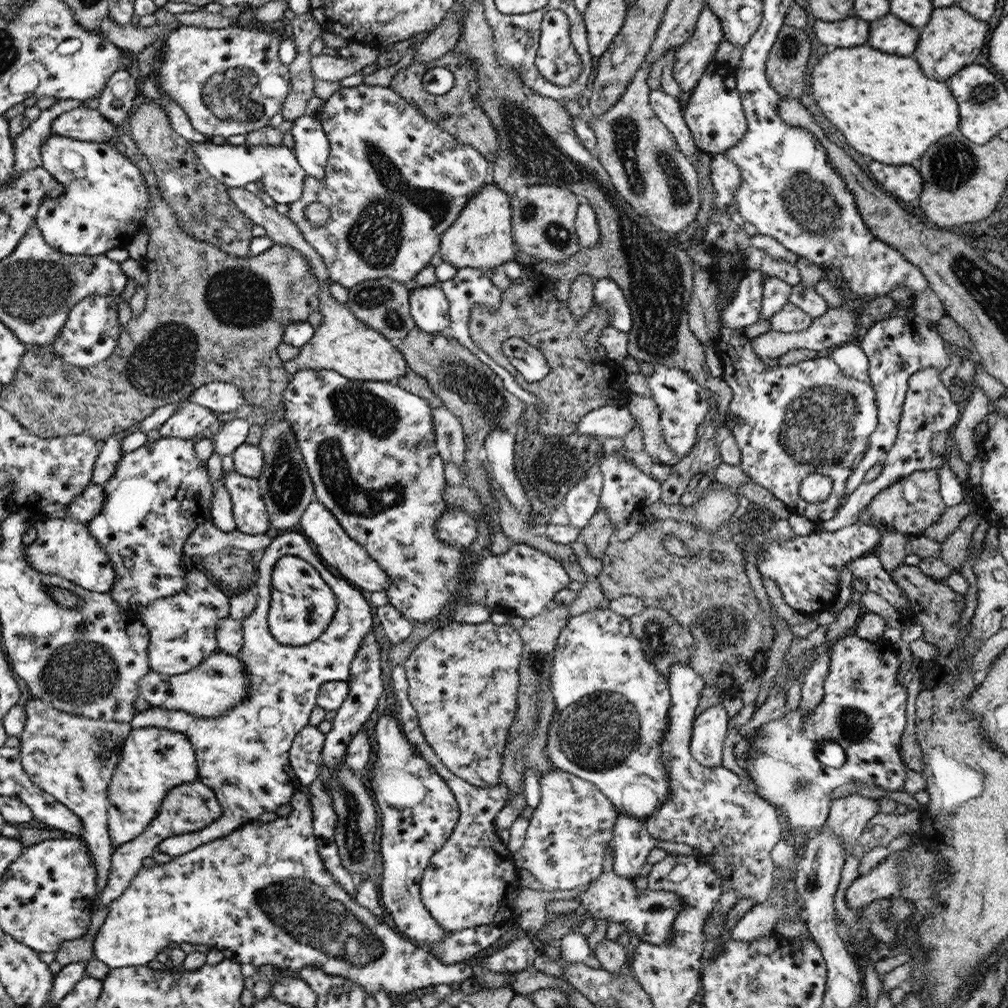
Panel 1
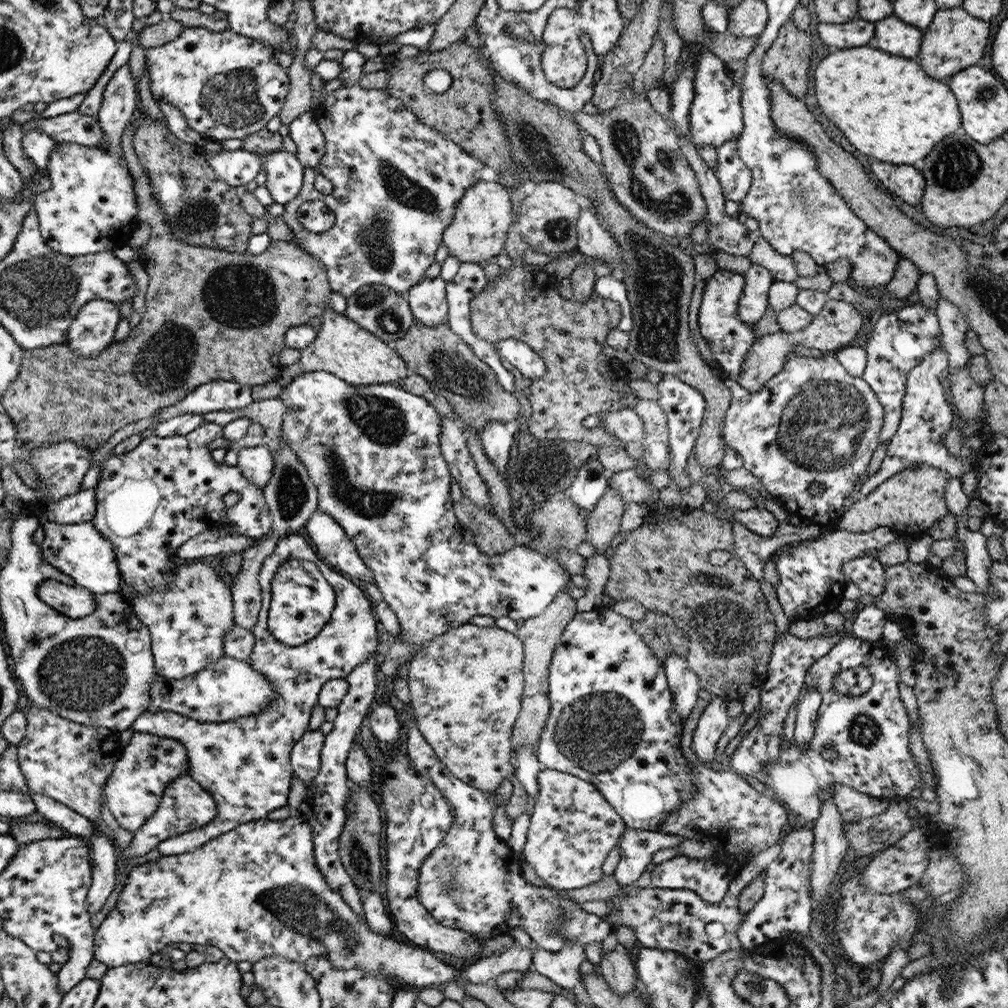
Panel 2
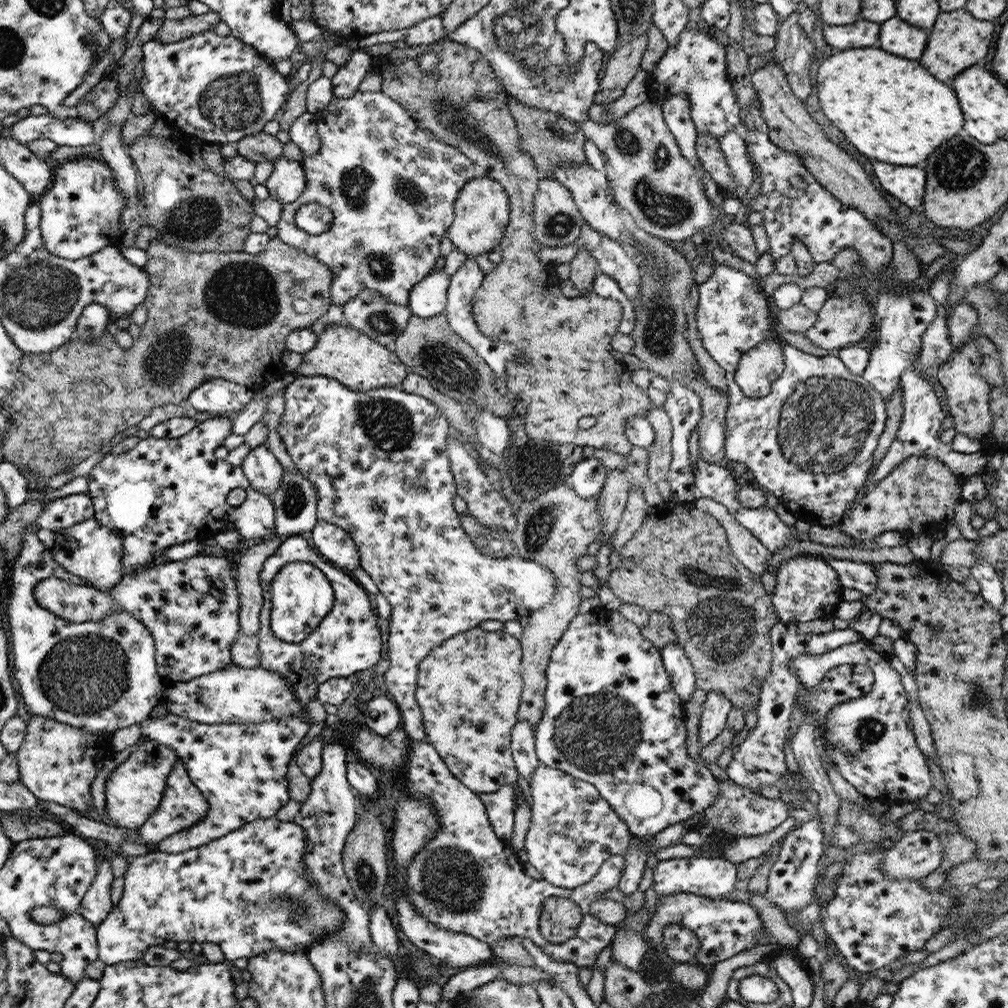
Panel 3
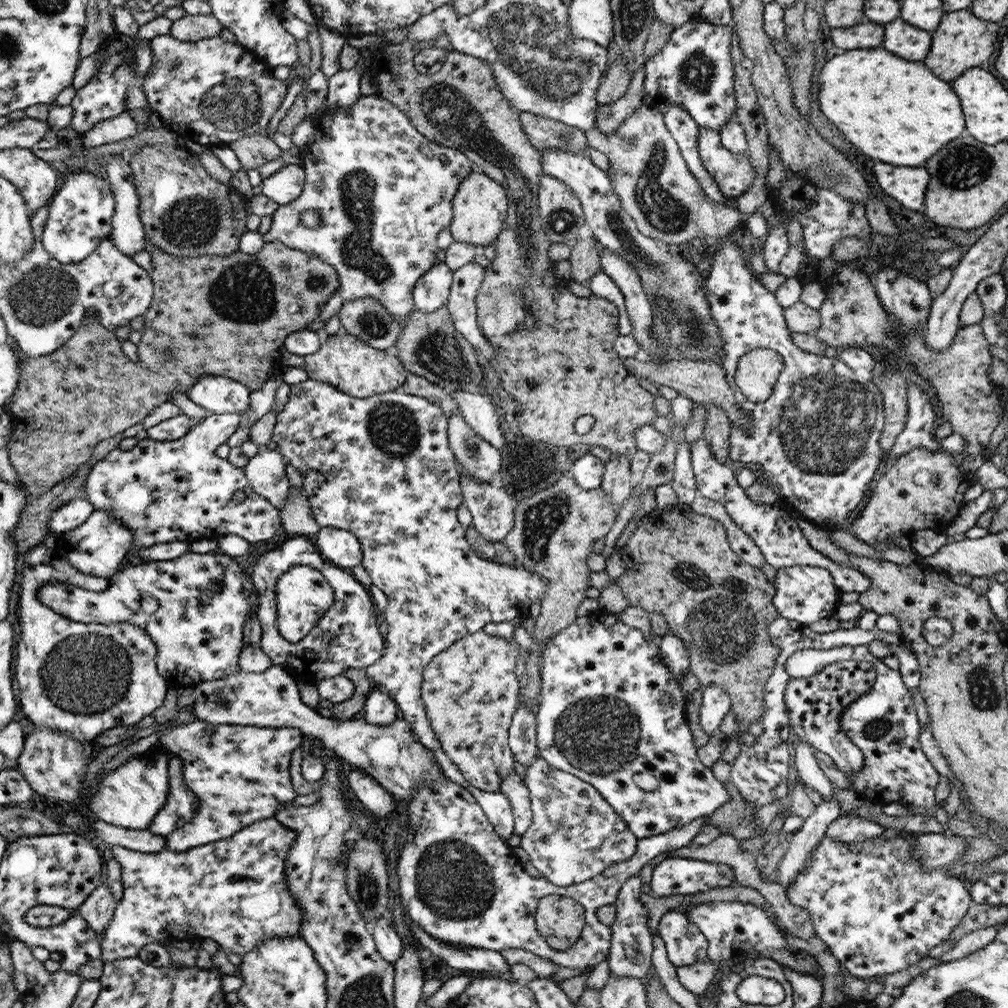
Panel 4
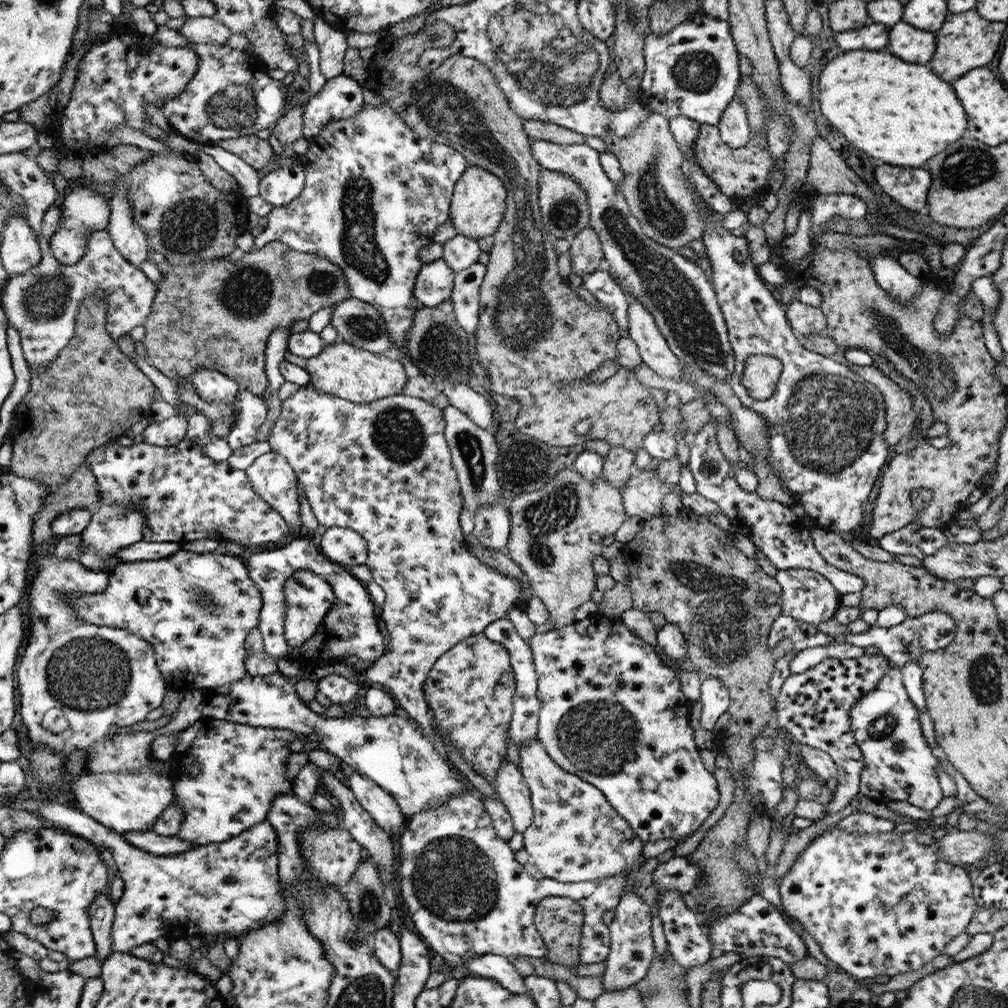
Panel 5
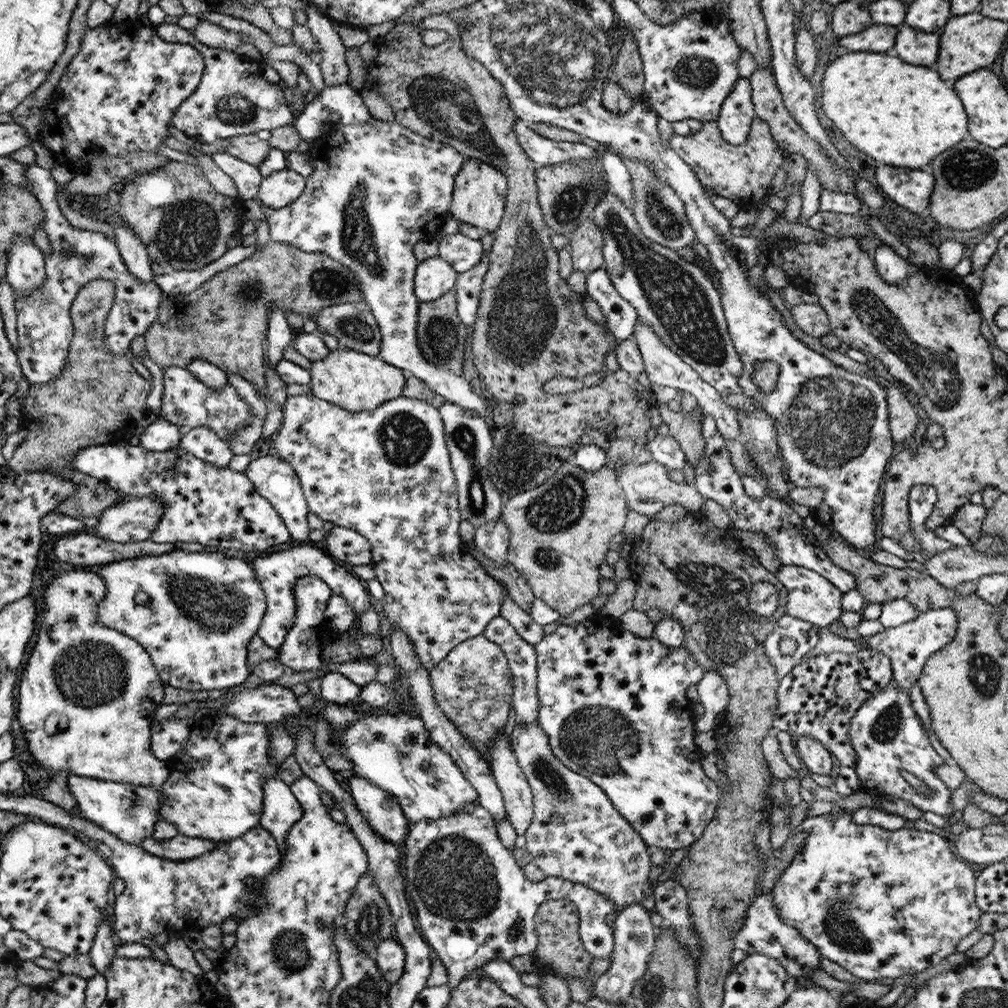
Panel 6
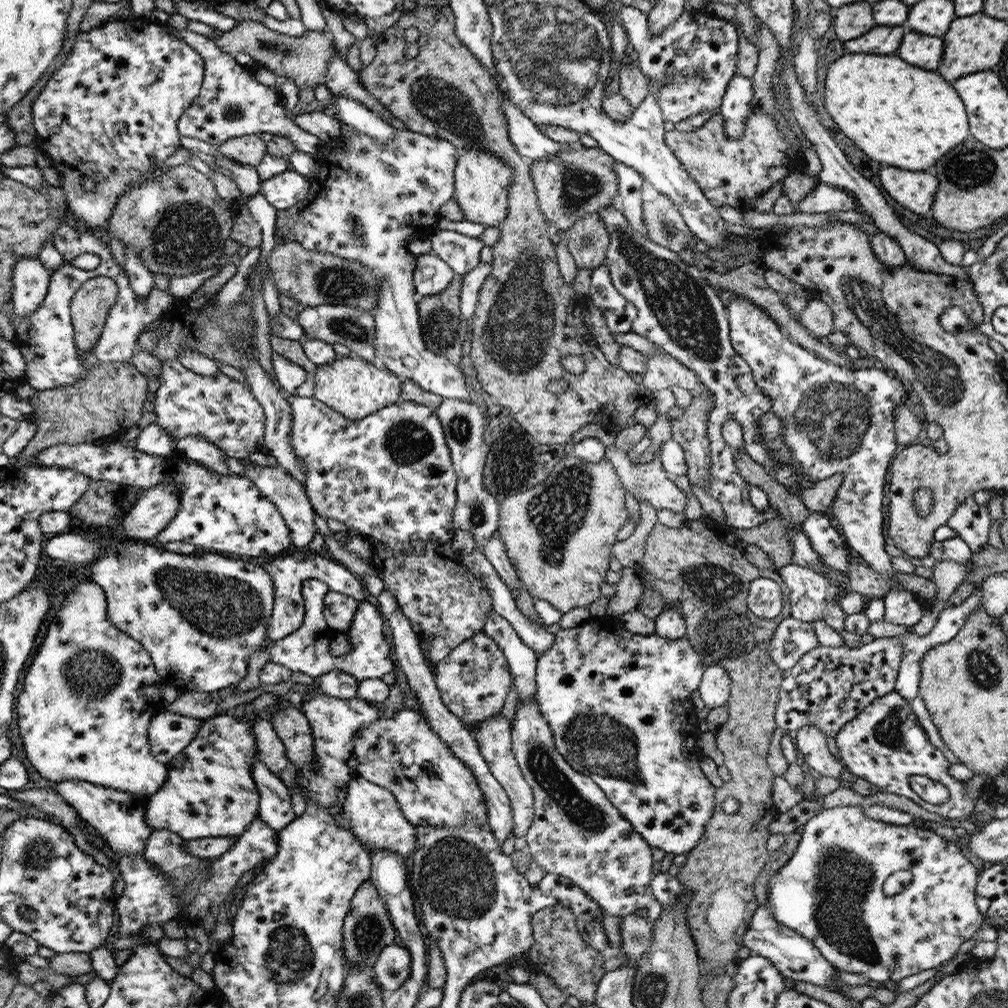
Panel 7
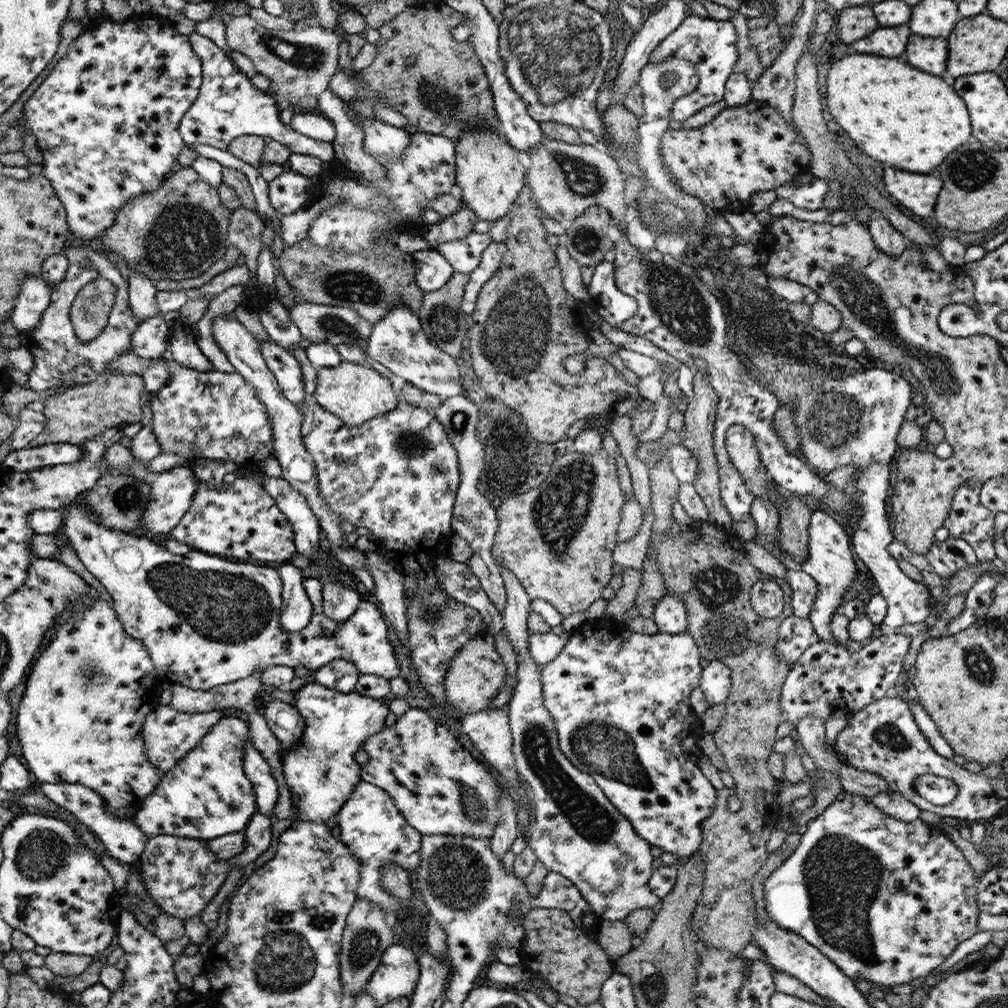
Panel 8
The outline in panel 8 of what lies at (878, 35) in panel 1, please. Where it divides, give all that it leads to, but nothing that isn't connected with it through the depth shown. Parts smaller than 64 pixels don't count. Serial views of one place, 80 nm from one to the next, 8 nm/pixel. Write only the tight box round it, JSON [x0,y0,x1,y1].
[906,36,948,76]

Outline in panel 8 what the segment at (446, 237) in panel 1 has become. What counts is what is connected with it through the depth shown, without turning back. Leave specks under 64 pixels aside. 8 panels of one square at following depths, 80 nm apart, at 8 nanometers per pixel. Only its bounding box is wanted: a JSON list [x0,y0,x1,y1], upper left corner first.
[455,129,526,222]

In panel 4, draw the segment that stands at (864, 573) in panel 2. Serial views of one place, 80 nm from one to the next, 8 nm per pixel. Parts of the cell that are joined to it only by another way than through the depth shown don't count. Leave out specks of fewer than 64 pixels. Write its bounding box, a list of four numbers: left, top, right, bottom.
[689,437,869,594]

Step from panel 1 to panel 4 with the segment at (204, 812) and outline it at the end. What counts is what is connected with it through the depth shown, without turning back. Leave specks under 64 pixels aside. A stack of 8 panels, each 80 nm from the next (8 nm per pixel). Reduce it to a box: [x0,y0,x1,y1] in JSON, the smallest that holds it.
[148,757,197,837]

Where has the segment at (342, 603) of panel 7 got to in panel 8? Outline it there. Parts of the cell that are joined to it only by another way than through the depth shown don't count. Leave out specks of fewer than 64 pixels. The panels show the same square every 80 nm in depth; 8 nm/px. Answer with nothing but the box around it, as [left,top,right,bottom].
[322,581,363,624]

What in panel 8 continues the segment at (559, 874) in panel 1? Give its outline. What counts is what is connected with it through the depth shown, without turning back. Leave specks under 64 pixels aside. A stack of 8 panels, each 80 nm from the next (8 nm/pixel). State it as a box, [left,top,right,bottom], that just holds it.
[498,565,661,920]

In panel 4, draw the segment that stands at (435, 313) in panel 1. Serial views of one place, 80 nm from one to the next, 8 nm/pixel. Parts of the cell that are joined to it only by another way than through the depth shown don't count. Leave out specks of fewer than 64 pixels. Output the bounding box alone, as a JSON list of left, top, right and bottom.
[414,261,453,311]

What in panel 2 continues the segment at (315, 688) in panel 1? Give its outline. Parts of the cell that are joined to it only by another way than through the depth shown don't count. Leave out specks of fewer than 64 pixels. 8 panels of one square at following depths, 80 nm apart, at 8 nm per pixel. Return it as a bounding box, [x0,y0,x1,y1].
[132,533,378,856]

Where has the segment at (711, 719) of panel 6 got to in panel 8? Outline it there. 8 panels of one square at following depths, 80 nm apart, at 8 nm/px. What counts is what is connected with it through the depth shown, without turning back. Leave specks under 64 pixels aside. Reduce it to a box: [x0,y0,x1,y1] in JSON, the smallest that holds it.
[699,660,732,705]

